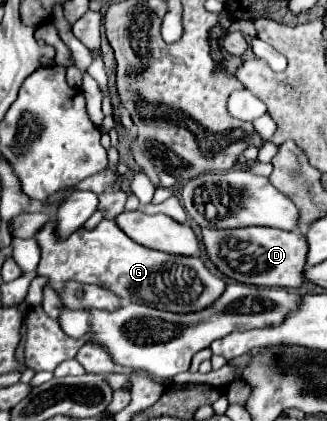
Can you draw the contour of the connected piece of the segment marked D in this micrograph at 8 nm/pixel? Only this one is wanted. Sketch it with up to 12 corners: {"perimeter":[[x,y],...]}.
{"perimeter":[[269,227],[201,229],[227,279],[301,287],[307,243]]}

